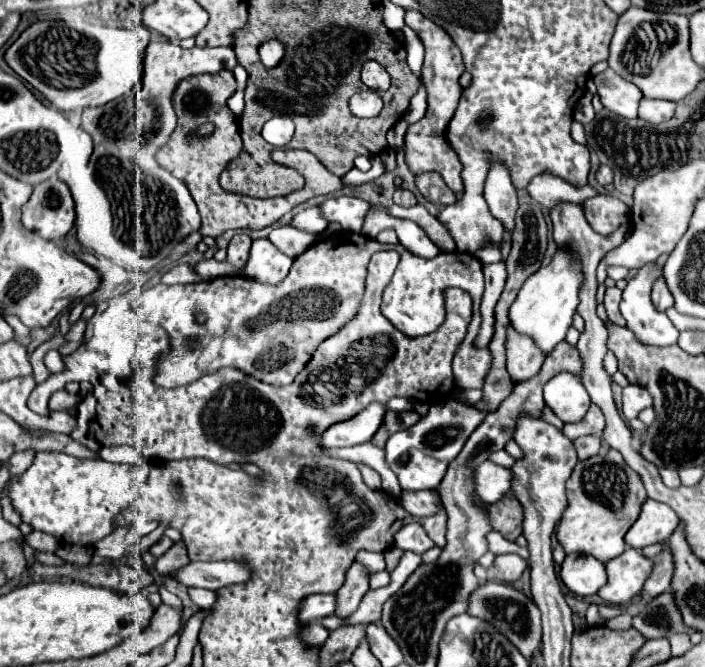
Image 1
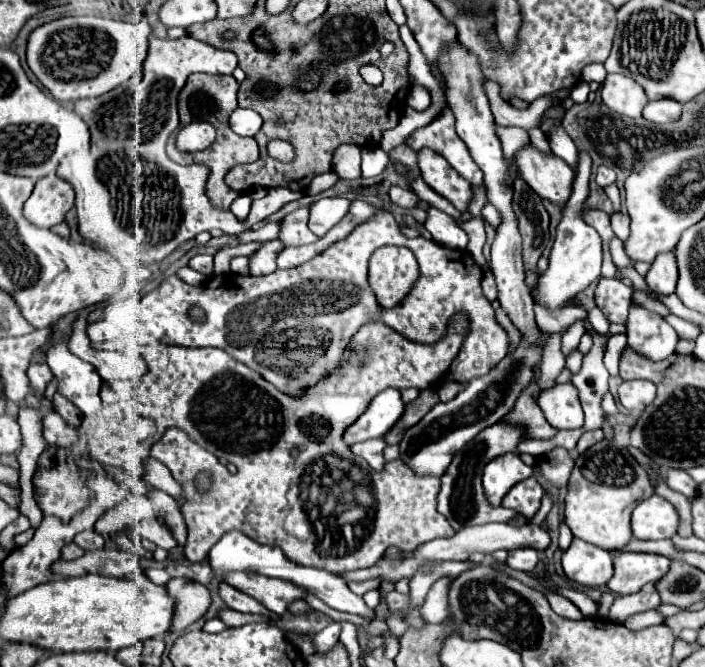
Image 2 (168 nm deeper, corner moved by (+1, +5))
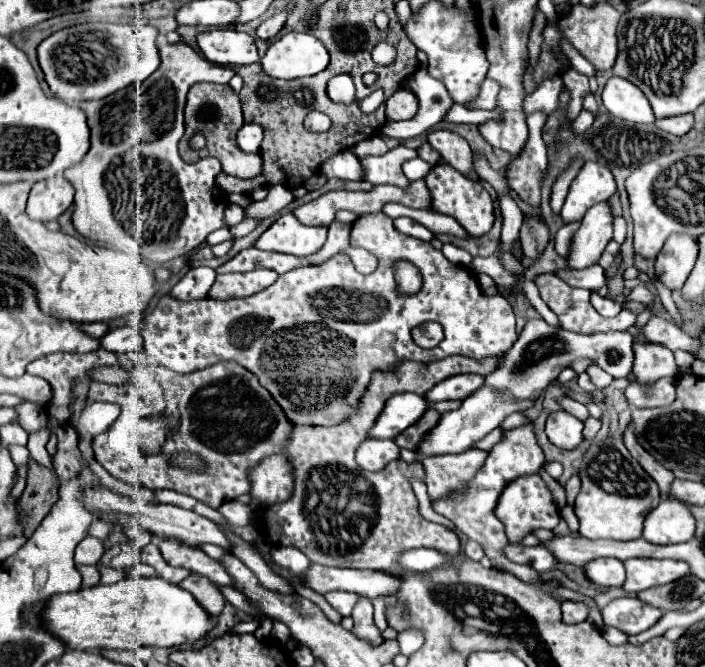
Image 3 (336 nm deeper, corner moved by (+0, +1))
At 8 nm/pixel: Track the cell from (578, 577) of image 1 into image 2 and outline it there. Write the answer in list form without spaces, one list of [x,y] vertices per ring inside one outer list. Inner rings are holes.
[[[573,538],[561,562],[565,576],[581,586],[603,586],[613,576],[611,554],[579,538]]]

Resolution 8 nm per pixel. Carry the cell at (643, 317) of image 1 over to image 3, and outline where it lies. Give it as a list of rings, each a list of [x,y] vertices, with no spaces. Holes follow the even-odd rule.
[[[634,344],[634,356],[634,376],[640,384],[654,384],[678,372],[674,354],[660,344]]]

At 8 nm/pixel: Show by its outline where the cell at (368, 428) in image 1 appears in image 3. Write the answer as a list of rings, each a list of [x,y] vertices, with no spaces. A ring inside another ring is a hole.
[[[412,392],[396,394],[386,402],[374,428],[370,430],[370,438],[396,438],[402,430],[416,424],[426,410],[428,402],[424,396]]]

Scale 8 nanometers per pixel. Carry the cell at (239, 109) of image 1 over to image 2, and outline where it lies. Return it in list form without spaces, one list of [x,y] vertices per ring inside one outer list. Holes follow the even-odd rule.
[[[235,108],[231,114],[231,130],[237,132],[239,136],[255,136],[263,124],[261,116],[255,110],[247,110],[247,108]]]

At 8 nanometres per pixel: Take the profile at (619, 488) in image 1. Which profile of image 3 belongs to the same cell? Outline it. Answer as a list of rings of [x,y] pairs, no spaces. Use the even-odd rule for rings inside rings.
[[[622,432],[608,436],[600,444],[592,444],[580,466],[582,490],[576,498],[574,510],[580,520],[580,534],[598,540],[636,540],[642,536],[646,514],[660,502],[660,490],[646,470],[630,456],[624,446]]]

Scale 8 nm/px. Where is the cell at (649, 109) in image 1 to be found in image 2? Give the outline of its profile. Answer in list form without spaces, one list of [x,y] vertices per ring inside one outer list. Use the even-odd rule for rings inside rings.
[[[671,98],[653,100],[653,102],[647,102],[647,106],[643,108],[643,118],[647,118],[649,122],[655,122],[655,124],[675,122],[675,118],[681,116],[681,106],[683,104],[679,104]]]

